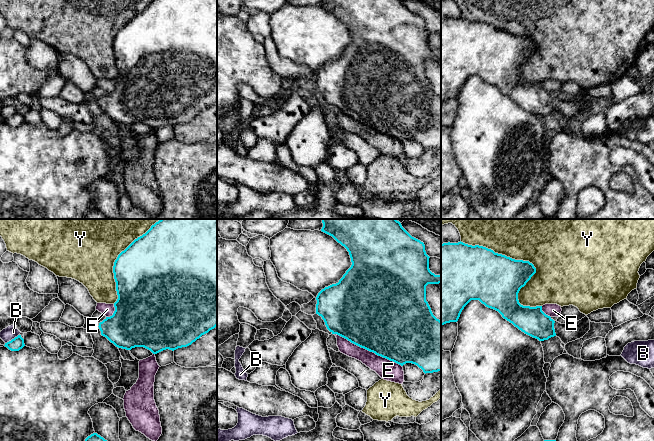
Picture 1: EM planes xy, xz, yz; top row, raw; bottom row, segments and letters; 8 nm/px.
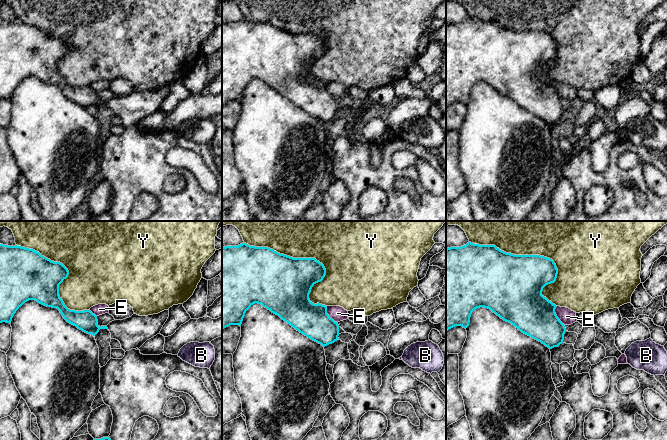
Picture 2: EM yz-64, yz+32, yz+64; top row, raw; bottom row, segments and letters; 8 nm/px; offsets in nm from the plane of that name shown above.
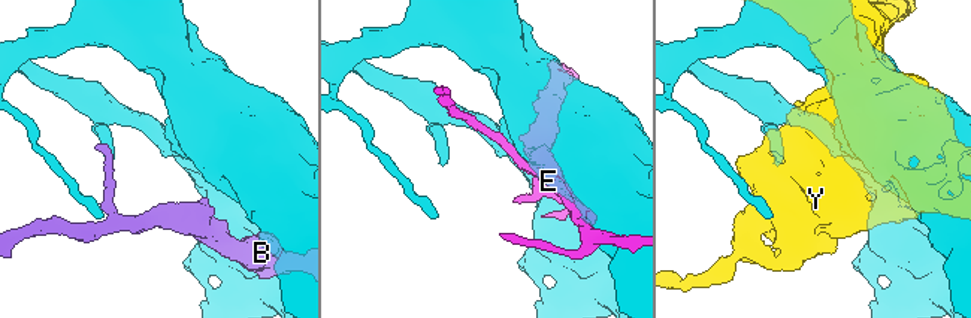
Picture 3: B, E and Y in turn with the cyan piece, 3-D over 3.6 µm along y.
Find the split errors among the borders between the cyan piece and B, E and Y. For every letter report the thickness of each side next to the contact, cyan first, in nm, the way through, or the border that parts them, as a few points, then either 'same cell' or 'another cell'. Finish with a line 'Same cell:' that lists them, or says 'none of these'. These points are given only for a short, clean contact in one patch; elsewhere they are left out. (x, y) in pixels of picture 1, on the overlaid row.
B: 100 nm thick on the cyan side, 110 nm on the other; another cell
E: 500 nm thick on the cyan side, 160 nm on the other; another cell
Y: 360 nm thick on the cyan side, 500 nm on the other; another cell
Same cell: none of these

